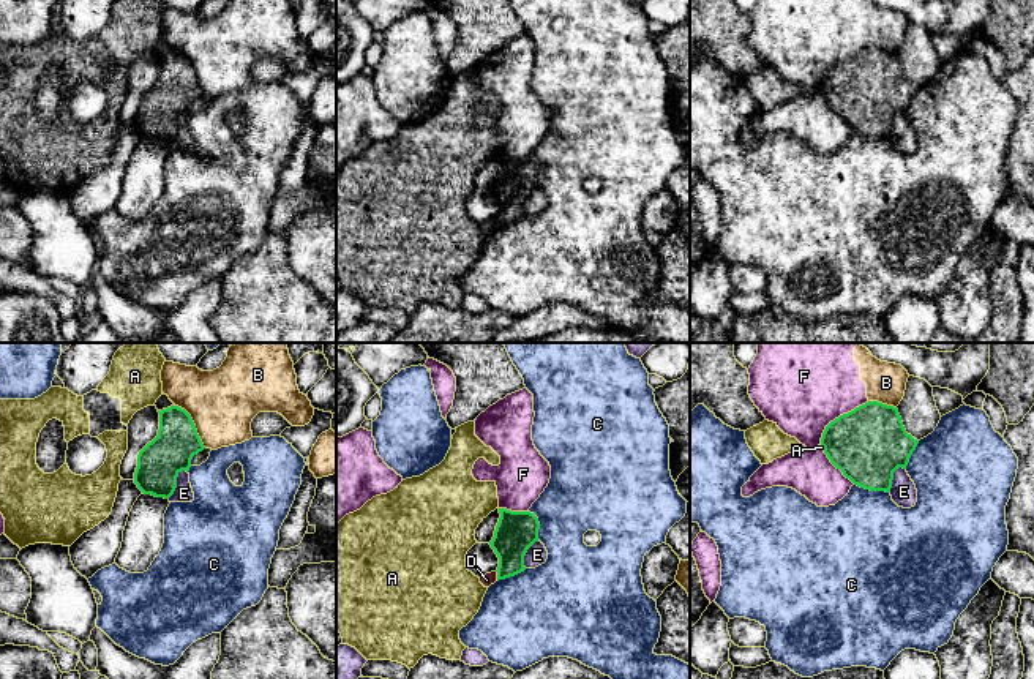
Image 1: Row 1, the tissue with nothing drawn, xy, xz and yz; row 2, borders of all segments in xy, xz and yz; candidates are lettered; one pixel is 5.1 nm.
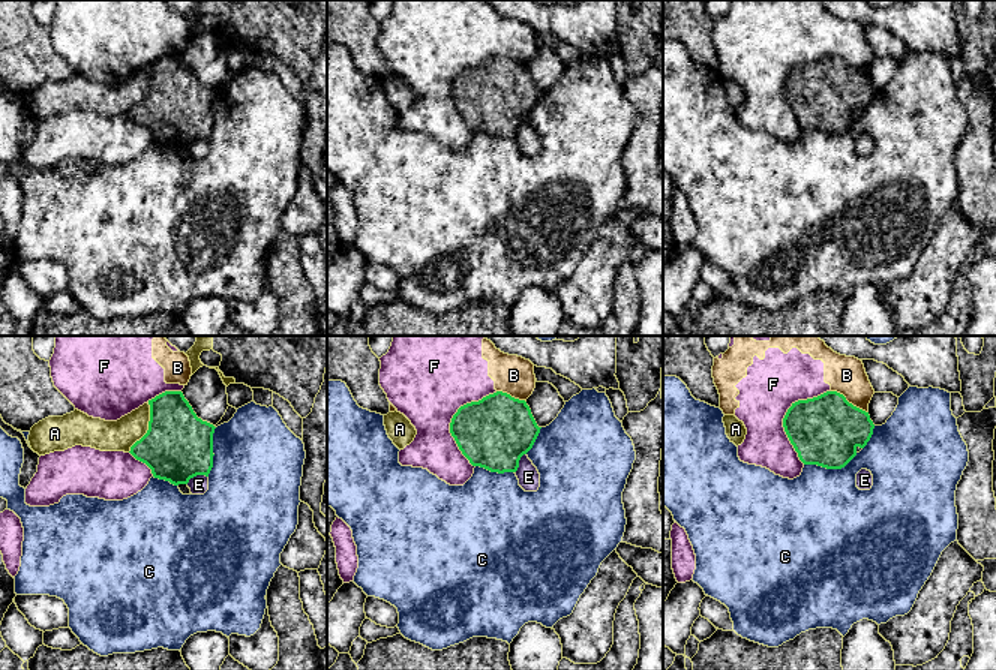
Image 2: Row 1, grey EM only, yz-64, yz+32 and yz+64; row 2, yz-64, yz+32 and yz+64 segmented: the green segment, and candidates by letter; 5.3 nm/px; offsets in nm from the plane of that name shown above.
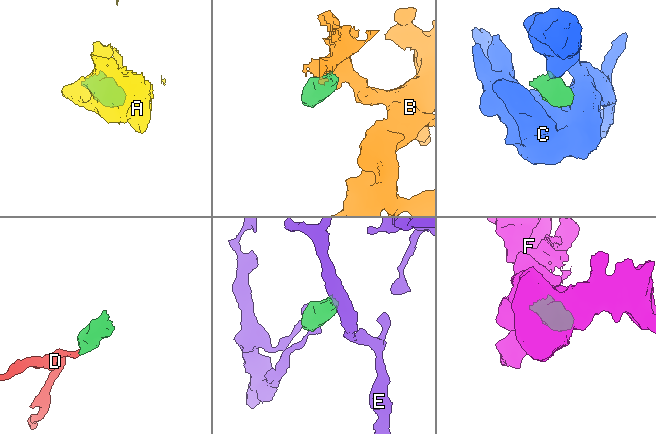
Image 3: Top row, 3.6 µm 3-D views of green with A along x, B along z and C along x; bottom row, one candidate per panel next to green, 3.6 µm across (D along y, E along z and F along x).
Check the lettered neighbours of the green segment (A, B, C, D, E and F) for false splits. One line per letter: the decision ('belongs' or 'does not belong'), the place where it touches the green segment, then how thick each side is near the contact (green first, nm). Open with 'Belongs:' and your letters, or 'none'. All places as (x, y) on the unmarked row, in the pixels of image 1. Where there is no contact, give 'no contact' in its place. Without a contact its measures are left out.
Belongs: none
A: does not belong; contact yz (823, 92); calibres 380 and 20 nm
B: does not belong; contact xy (194, 71); calibres 220 and 340 nm
C: does not belong; contact yz (872, 136); calibres 380 and 460 nm
D: does not belong; contact xz (498, 221); calibres 200 and 70 nm
E: does not belong; contact xy (176, 130); calibres 220 and 100 nm
F: does not belong; contact yz (840, 62); calibres 380 and 400 nm

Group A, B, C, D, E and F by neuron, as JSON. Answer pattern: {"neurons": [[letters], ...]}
{"neurons": [["A"], ["B", "F"], ["C"], ["D"], ["E"]]}

